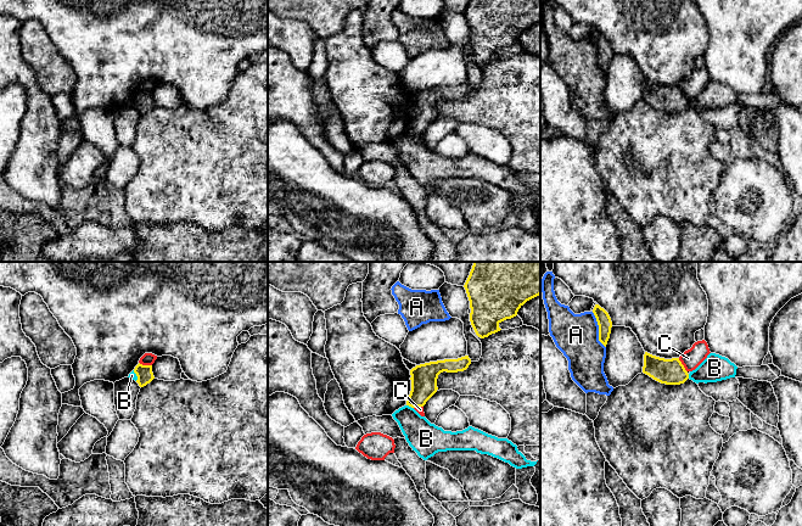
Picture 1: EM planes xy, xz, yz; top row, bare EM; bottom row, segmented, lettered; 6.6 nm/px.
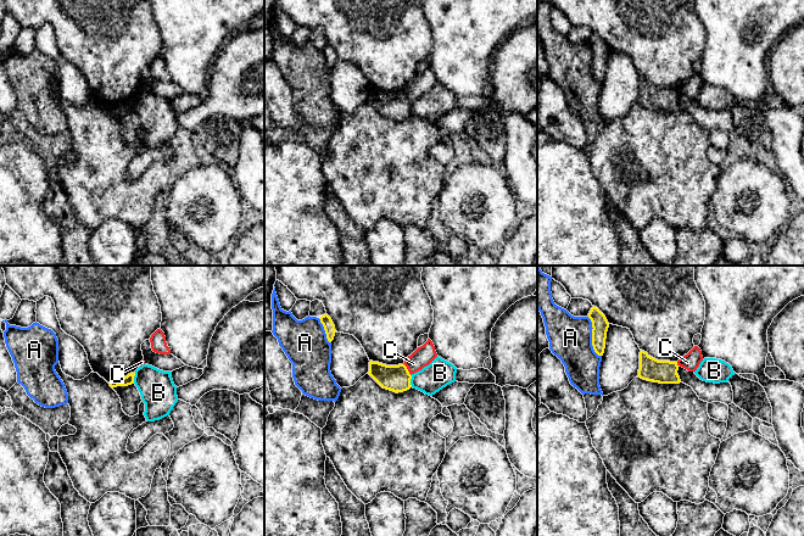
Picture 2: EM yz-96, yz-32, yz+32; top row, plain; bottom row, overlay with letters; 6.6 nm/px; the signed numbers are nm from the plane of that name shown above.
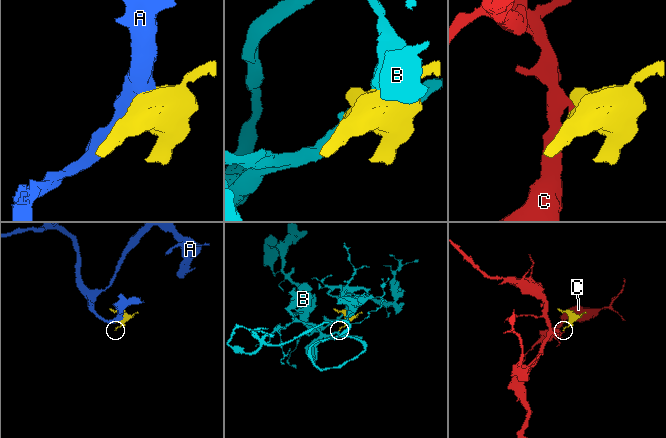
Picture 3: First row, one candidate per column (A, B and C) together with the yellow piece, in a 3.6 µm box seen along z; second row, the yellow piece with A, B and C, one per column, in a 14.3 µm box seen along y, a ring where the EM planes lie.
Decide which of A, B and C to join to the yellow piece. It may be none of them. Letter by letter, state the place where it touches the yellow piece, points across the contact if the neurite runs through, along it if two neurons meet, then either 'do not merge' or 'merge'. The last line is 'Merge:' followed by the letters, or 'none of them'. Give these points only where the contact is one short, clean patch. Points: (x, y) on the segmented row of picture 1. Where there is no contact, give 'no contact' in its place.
A: meets yellow in yz at (599, 330); do not merge
B: meets yellow in xz at (410, 406); do not merge
C: meets yellow in yz at (683, 365); border along yz (678, 358), (686, 371); do not merge
Merge: none of them

